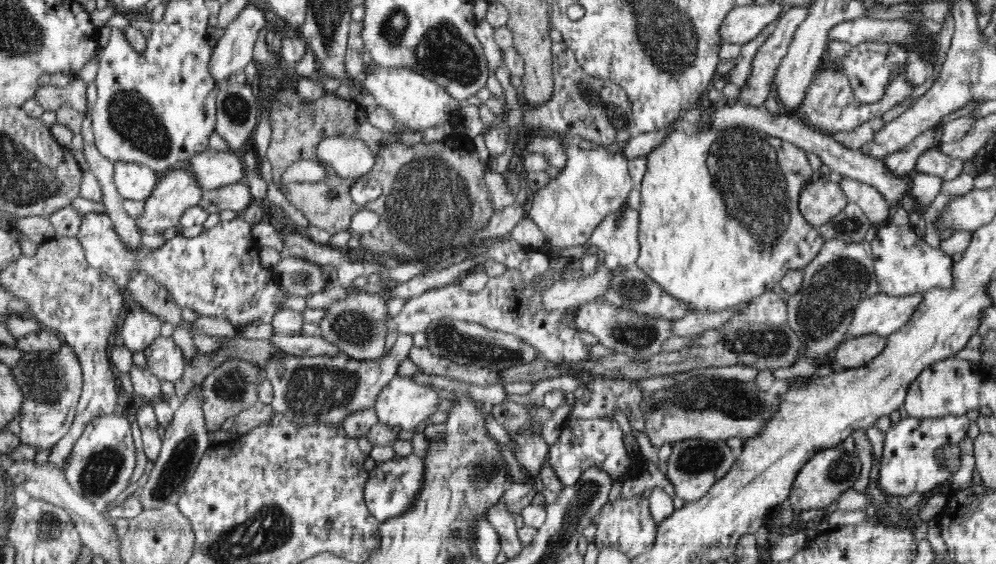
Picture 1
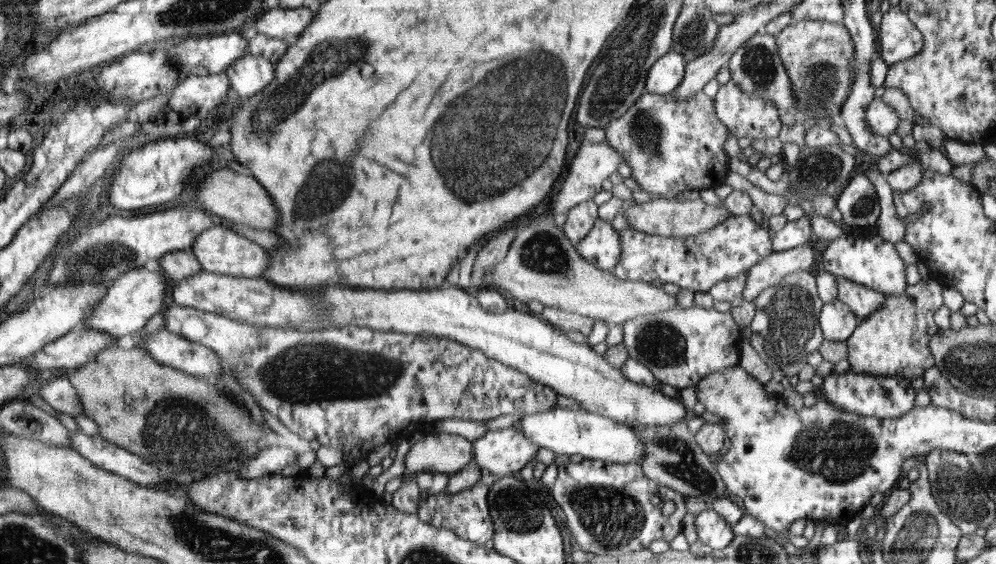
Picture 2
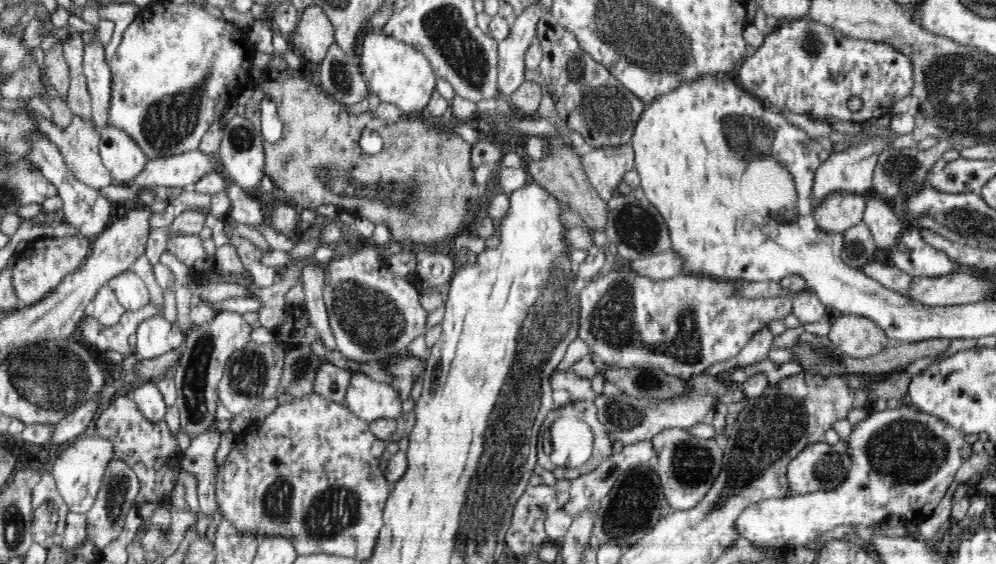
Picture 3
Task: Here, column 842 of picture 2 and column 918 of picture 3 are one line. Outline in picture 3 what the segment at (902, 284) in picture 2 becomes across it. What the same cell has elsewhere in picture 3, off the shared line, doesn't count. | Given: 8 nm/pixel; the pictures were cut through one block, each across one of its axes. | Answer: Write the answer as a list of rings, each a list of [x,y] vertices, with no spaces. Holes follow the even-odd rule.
[[[916,226],[912,230],[906,230],[902,234],[898,244],[890,250],[889,259],[896,268],[912,277],[938,278],[938,276],[946,276],[950,272],[956,272],[956,270],[968,267],[954,262],[950,259],[950,256],[946,255],[946,252],[931,247],[930,244],[926,243],[922,239],[921,234],[919,234],[919,226]]]

